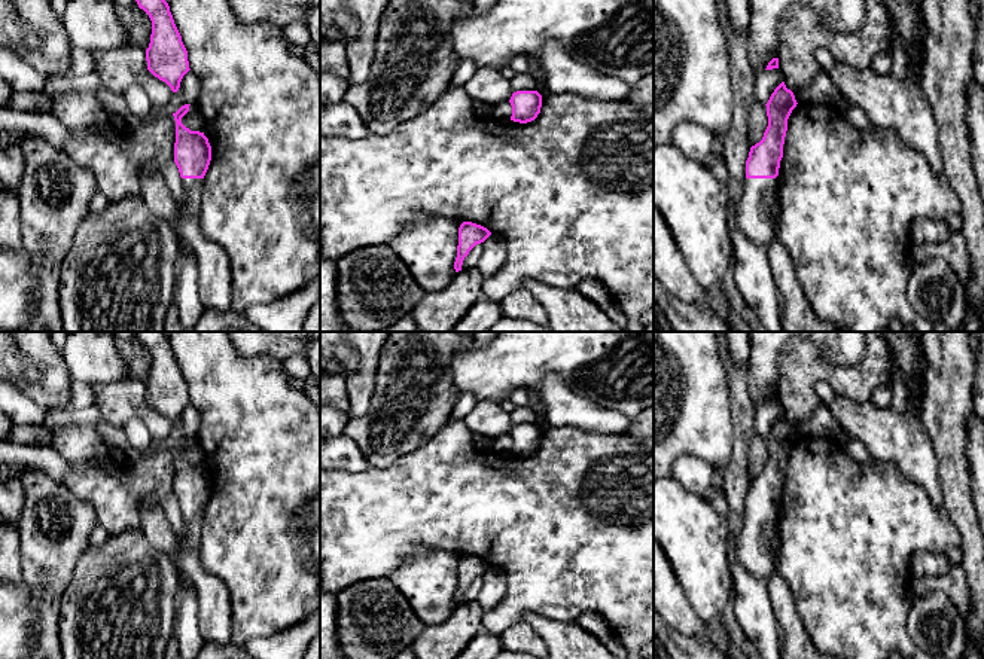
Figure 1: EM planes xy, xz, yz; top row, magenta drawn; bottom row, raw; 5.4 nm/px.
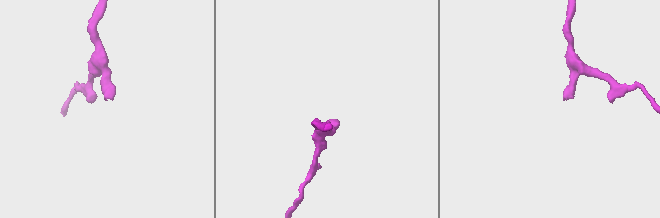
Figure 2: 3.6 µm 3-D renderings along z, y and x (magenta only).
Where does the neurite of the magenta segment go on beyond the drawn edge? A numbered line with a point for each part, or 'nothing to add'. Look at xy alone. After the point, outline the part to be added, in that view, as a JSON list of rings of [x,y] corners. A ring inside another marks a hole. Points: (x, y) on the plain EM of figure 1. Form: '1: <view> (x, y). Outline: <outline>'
1: xy (215, 622). Outline: [[[140,503],[140,530],[150,544],[159,550],[174,550],[177,568],[188,579],[198,597],[198,626],[205,643],[231,641],[231,595],[214,574],[204,570],[199,559],[201,524],[204,512],[182,512],[183,533],[176,534],[162,506]]]

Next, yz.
1: yz (754, 548). Outline: [[[746,512],[737,541],[737,562],[758,580],[767,582],[774,570],[771,539],[777,519],[776,512]]]

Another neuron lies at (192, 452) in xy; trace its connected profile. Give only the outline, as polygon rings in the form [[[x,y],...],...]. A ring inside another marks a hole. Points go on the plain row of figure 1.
[[[191,437],[189,445],[182,451],[182,457],[189,461],[191,464],[202,466],[204,461],[204,451],[198,443],[198,437]]]

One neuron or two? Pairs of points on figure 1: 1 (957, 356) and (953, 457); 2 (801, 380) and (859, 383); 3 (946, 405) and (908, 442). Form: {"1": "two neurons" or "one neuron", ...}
{"1": "one neuron", "2": "one neuron", "3": "two neurons"}

